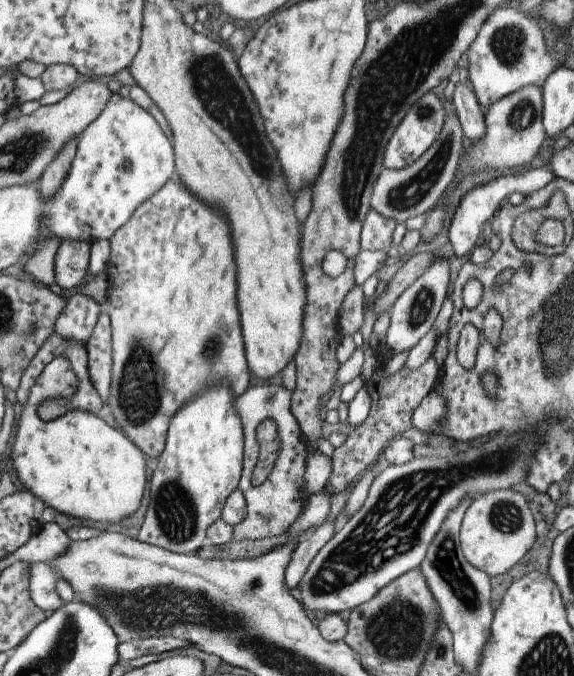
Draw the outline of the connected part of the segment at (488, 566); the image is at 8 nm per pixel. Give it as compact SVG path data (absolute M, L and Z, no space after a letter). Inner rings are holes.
M512 489L480 494L467 506L458 531L458 544L471 566L490 578L504 574L529 555L535 542L535 526L527 500Z

